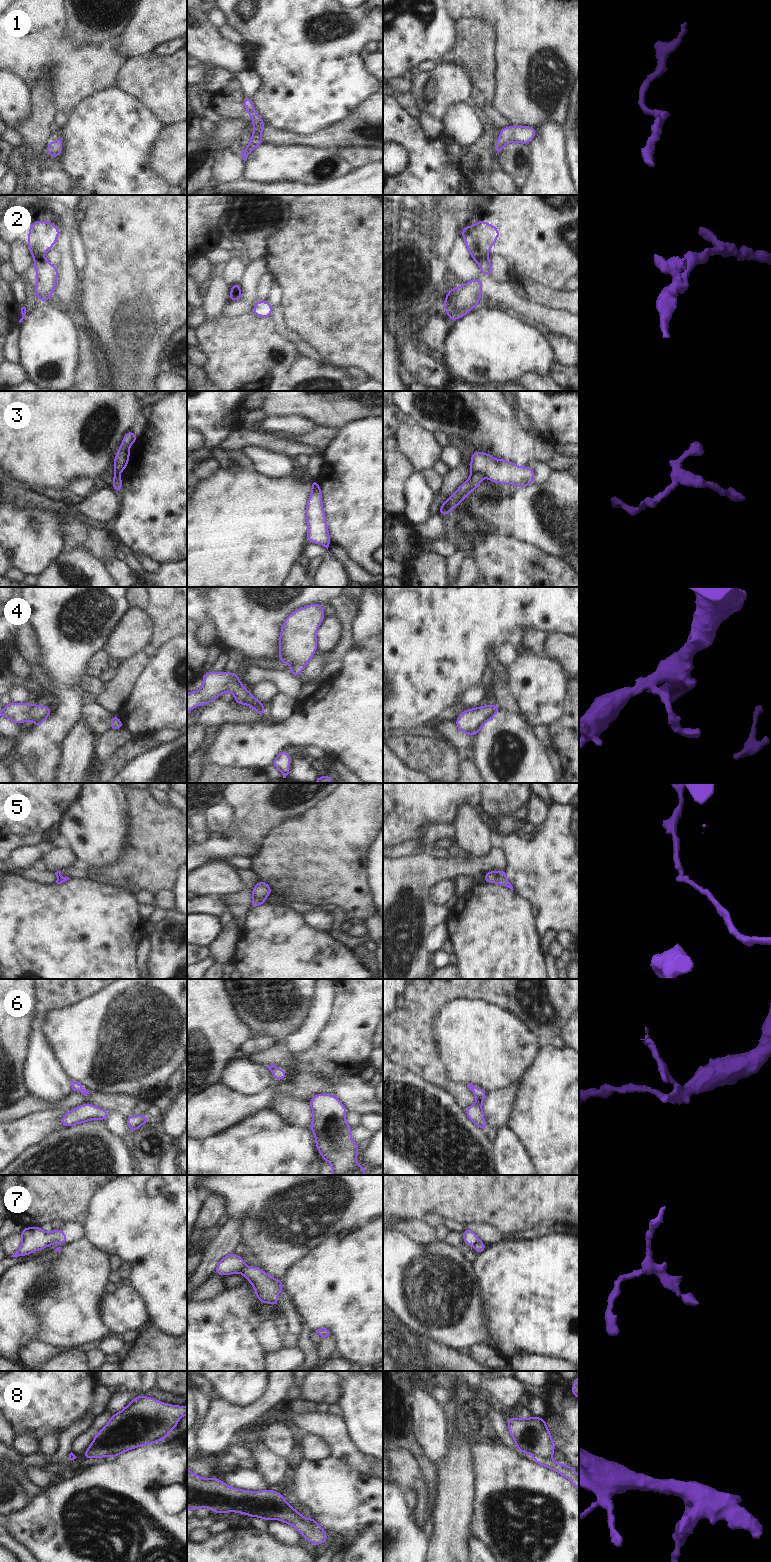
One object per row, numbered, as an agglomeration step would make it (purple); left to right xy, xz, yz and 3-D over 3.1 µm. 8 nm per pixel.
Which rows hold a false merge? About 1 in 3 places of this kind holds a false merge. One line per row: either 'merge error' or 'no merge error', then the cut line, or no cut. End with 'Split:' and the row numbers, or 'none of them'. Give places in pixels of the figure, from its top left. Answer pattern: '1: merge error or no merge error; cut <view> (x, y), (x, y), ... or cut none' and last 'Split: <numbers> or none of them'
1: no merge error; cut none
2: merge error; cut yz (487, 257), (480, 258), (477, 261)
3: merge error; cut yz (471, 472), (481, 474)
4: no merge error; cut none
5: no merge error; cut none
6: no merge error; cut none
7: merge error; cut xz (245, 1265), (239, 1271)
8: merge error; cut yz (532, 1454), (550, 1458)
Split: 2, 3, 7, 8

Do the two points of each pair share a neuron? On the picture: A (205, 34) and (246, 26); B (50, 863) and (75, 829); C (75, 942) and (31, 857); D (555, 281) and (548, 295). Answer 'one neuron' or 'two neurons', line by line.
A: two neurons
B: two neurons
C: two neurons
D: two neurons

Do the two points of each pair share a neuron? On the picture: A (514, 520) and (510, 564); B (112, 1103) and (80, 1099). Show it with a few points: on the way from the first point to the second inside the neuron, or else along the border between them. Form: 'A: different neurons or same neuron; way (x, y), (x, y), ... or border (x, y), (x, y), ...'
A: different neurons; border (493, 528), (535, 545)
B: same neuron; way (104, 1101), (88, 1099)

